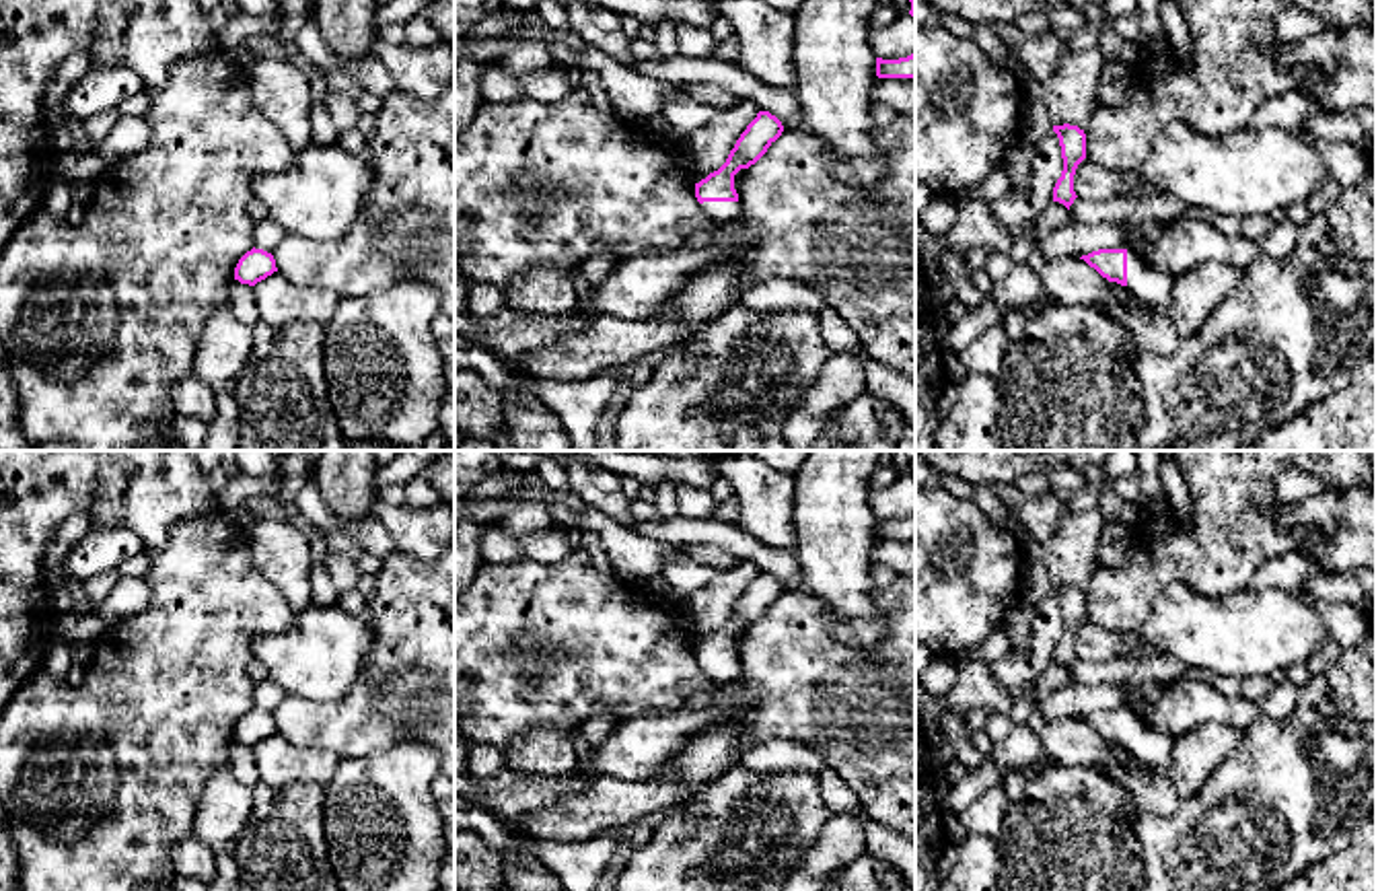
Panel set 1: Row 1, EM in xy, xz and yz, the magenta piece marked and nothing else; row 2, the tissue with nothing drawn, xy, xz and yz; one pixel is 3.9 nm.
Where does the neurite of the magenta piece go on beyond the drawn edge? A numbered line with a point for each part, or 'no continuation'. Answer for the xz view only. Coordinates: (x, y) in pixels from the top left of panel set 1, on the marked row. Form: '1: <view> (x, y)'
1: xz (718, 212)

